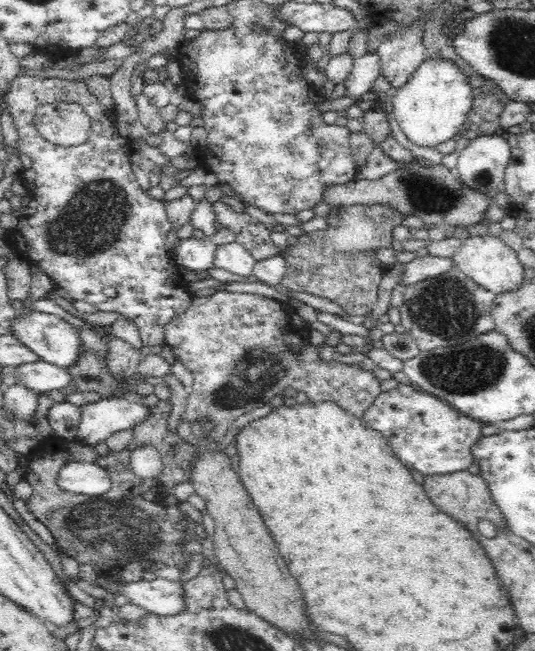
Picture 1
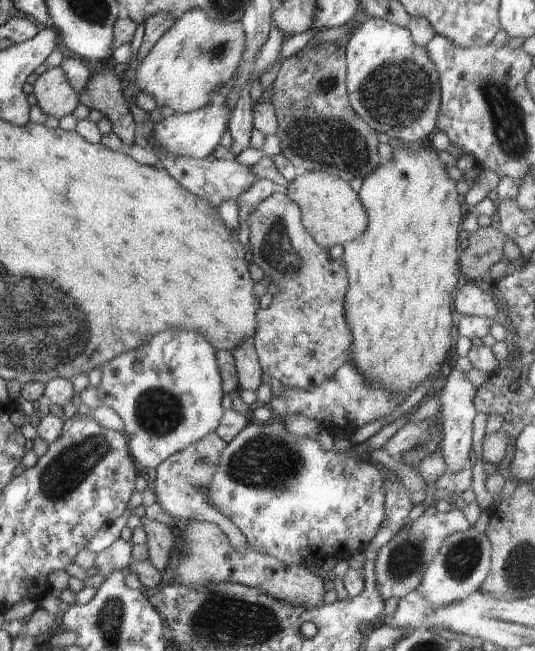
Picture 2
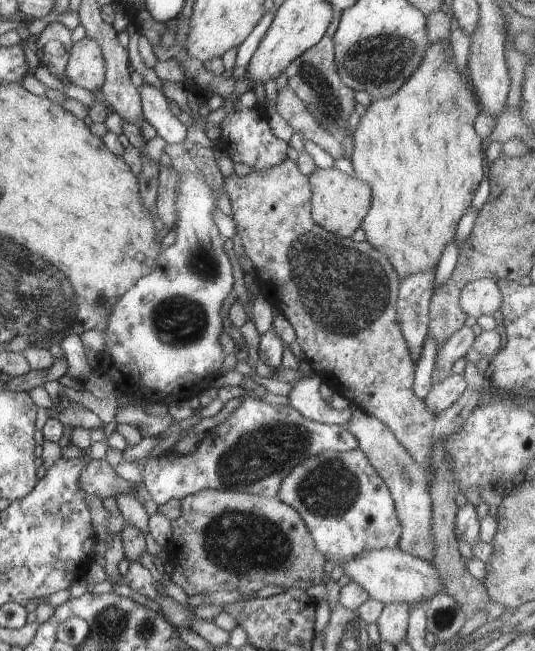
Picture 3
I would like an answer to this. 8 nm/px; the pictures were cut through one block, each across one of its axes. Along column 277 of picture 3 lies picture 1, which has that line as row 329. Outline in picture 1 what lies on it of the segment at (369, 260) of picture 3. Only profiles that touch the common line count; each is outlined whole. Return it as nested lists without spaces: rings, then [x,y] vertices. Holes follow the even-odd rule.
[[[220,288],[212,295],[193,297],[188,310],[178,314],[165,325],[165,344],[193,374],[193,386],[187,397],[186,411],[175,430],[178,436],[197,449],[221,441],[228,427],[243,414],[268,404],[270,399],[286,388],[302,390],[308,402],[318,404],[334,401],[354,417],[362,417],[370,409],[374,399],[382,392],[376,376],[360,365],[348,365],[337,361],[324,361],[318,357],[319,346],[308,341],[310,324],[294,311],[288,302],[249,293],[226,291]]]

